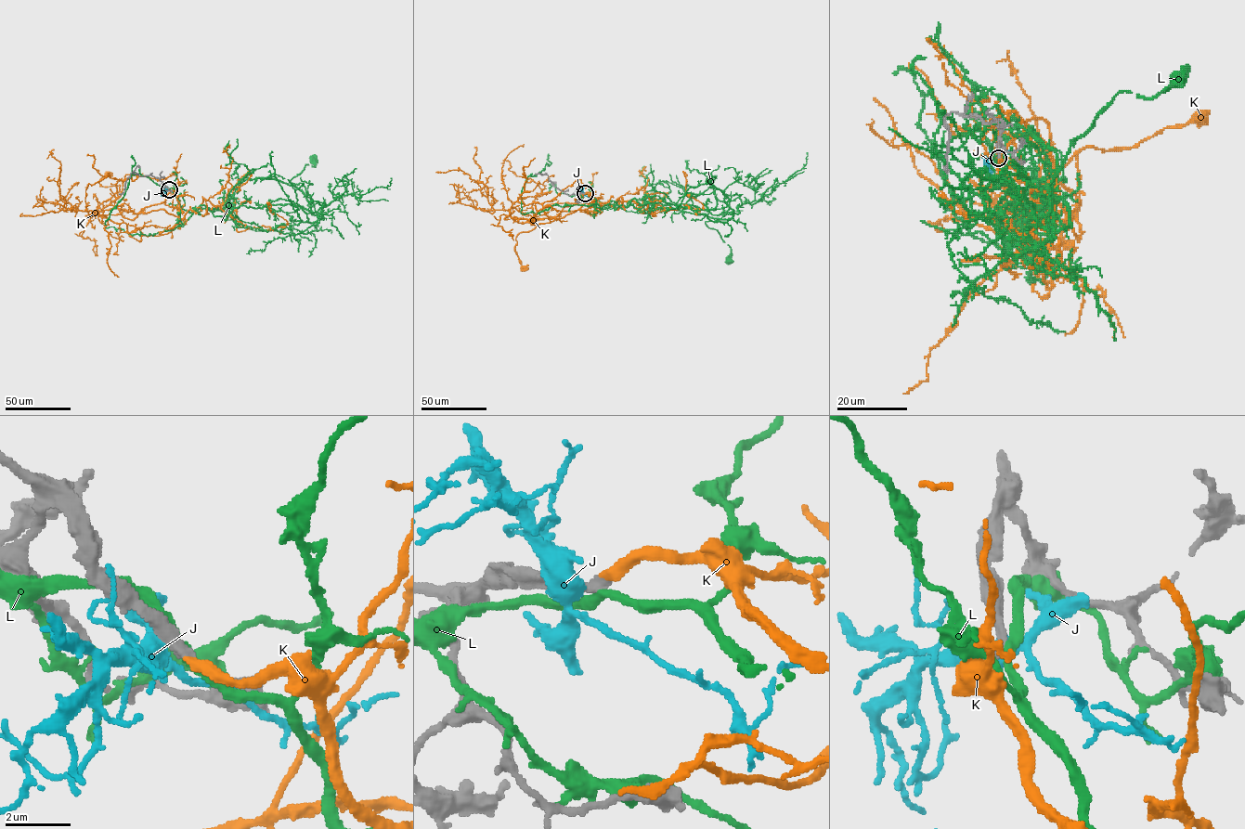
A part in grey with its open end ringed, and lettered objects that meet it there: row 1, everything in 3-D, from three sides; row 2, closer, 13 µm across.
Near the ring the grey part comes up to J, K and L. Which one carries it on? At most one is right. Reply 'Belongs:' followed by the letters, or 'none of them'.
Belongs: K

